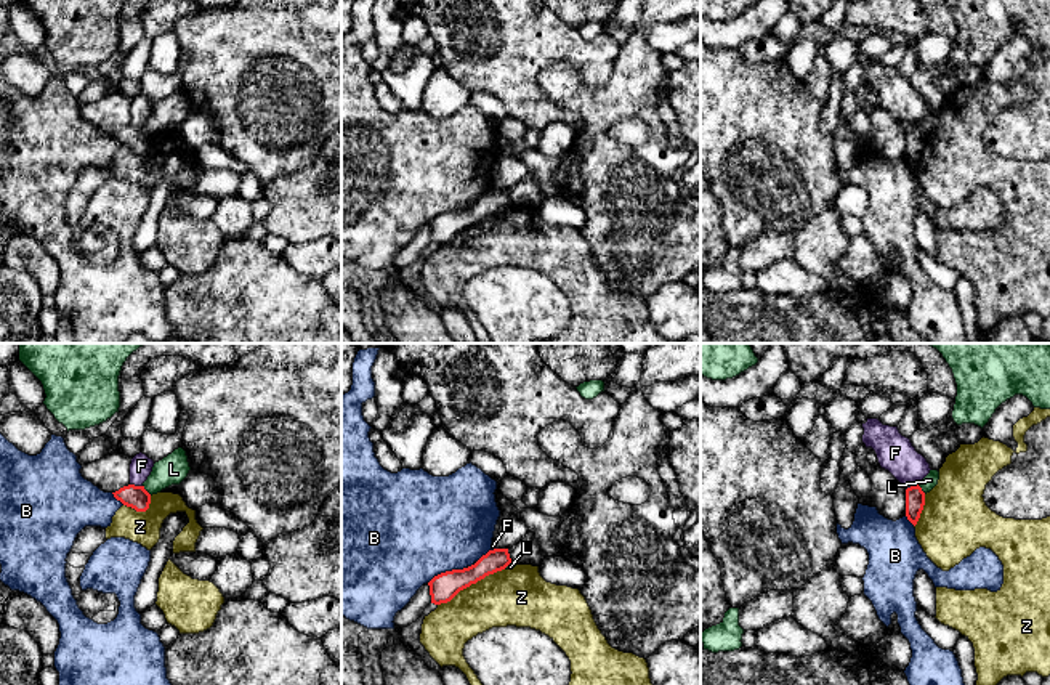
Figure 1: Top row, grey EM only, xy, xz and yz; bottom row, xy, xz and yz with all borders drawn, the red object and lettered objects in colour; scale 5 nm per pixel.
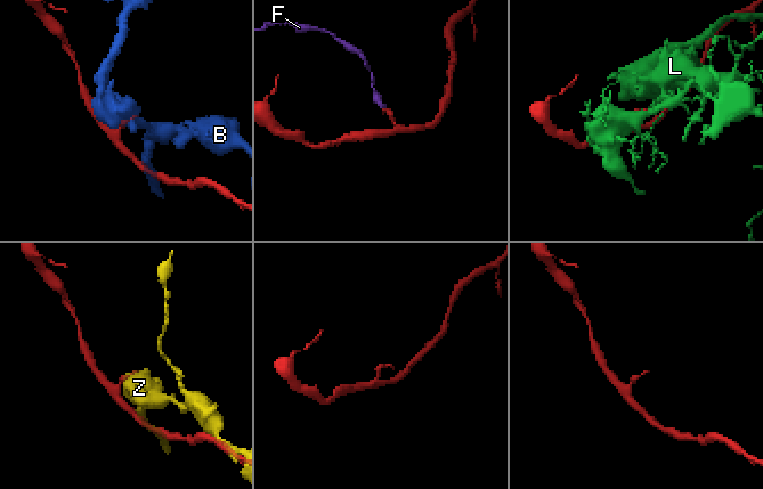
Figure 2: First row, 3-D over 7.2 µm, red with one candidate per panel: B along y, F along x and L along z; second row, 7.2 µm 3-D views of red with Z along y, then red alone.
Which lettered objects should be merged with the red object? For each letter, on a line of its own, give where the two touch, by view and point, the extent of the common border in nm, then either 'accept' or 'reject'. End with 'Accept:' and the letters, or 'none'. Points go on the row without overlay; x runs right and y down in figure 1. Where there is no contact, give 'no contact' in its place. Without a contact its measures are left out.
B: contact xz (446, 212); length 200 nm; reject
F: contact xy (137, 127); length 70 nm; reject
L: contact xy (145, 130); length 70 nm; reject
Z: contact xz (470, 225); length 380 nm; reject
Accept: none

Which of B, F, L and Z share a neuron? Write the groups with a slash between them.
B / F / L / Z

